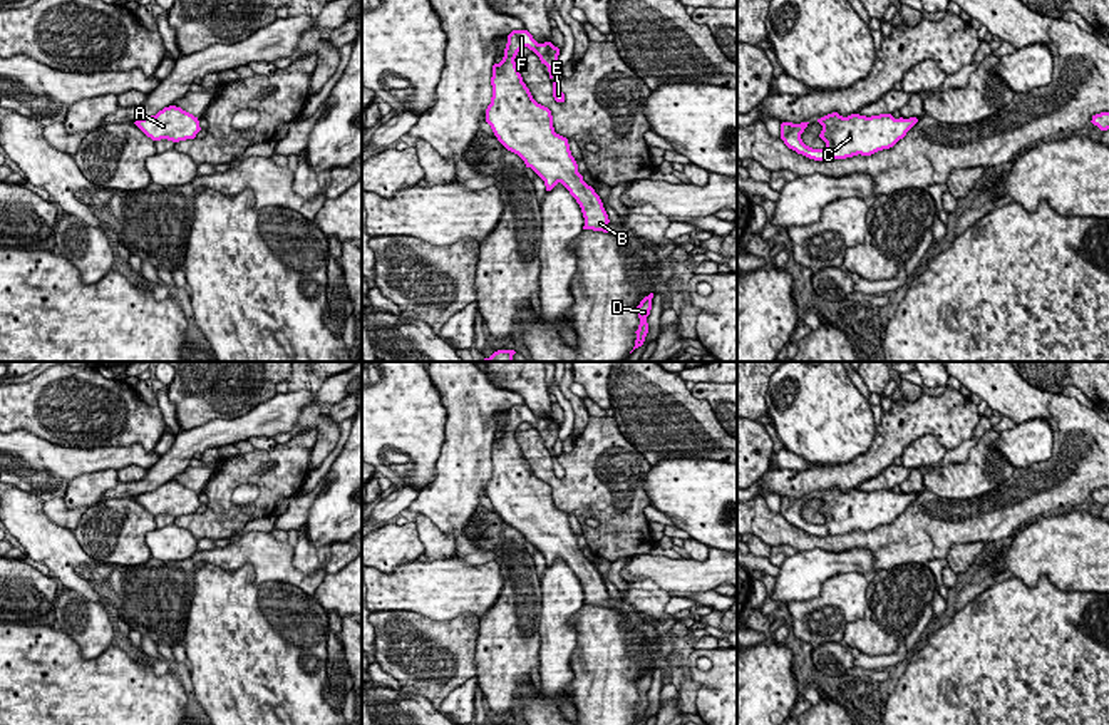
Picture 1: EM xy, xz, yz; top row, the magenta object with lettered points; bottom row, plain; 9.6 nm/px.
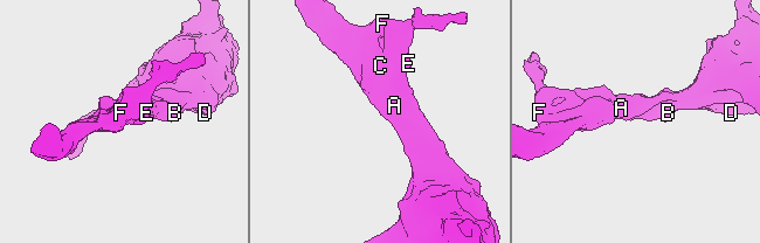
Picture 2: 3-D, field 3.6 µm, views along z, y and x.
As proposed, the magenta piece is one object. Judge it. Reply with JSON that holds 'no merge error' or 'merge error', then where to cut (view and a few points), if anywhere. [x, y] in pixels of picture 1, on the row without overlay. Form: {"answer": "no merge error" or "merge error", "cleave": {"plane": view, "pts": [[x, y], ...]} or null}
{"answer": "no merge error", "cleave": null}

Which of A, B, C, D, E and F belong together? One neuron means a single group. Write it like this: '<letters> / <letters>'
A B C D E F

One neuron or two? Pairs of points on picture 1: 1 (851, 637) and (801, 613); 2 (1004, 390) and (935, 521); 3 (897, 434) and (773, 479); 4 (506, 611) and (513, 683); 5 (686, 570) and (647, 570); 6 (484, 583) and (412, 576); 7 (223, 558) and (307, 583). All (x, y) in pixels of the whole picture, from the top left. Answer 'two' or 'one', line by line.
1: two
2: one
3: one
4: one
5: one
6: one
7: one

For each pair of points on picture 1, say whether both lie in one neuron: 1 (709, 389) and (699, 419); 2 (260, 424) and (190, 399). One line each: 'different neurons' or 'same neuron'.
1: different neurons
2: different neurons

